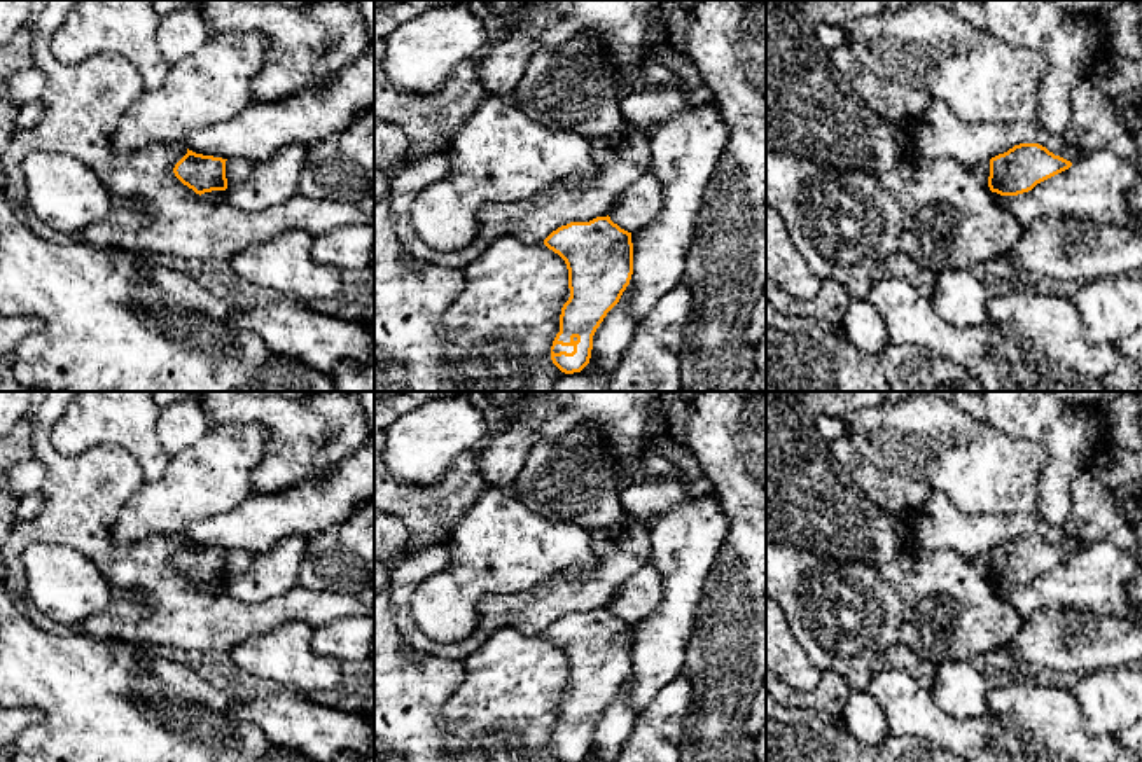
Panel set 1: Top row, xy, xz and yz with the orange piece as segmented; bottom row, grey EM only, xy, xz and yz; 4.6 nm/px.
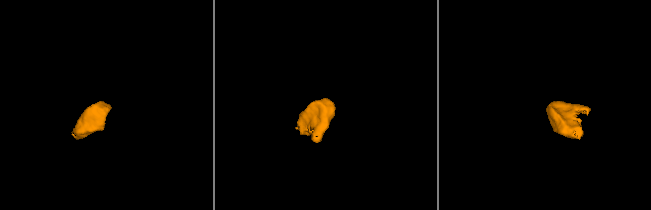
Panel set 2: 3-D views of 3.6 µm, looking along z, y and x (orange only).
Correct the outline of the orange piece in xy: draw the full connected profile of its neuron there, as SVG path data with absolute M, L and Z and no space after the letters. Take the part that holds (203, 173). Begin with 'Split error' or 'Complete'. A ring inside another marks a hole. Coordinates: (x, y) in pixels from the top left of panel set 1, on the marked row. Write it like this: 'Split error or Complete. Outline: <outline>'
Complete. Outline: M187 149L187 154L175 164L173 173L199 196L212 190L226 190L226 161L227 159L196 154Z

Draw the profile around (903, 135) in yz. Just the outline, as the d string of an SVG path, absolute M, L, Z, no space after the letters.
M888 122L888 126L890 126L892 136L895 138L895 142L901 145L901 149L904 152L915 150L915 136L913 136L909 126L895 126L895 124L890 124L890 122Z

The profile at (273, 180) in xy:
M287 145L257 163L245 182L226 189L229 203L243 211L261 211L299 194L306 154L304 145Z

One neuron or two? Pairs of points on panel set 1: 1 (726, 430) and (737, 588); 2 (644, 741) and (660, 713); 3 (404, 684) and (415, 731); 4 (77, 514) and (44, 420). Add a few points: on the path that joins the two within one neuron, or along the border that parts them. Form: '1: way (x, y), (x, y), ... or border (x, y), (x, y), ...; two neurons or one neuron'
1: way (745, 469), (745, 549); one neuron
2: way (651, 734), (660, 726), (660, 720); one neuron
3: way (404, 696), (413, 706), (413, 719); one neuron
4: way (77, 491), (42, 450), (42, 443); one neuron

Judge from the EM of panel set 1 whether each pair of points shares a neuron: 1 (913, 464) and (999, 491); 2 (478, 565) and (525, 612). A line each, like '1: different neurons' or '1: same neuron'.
1: same neuron
2: different neurons

